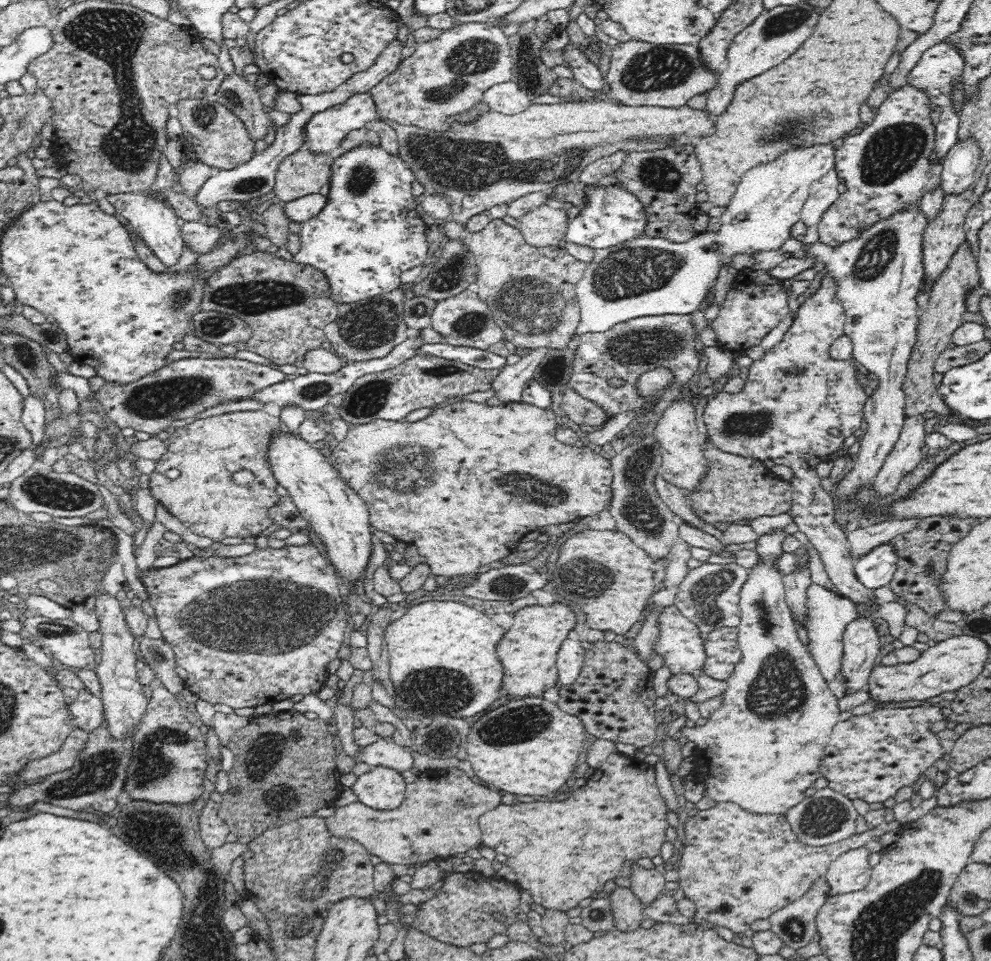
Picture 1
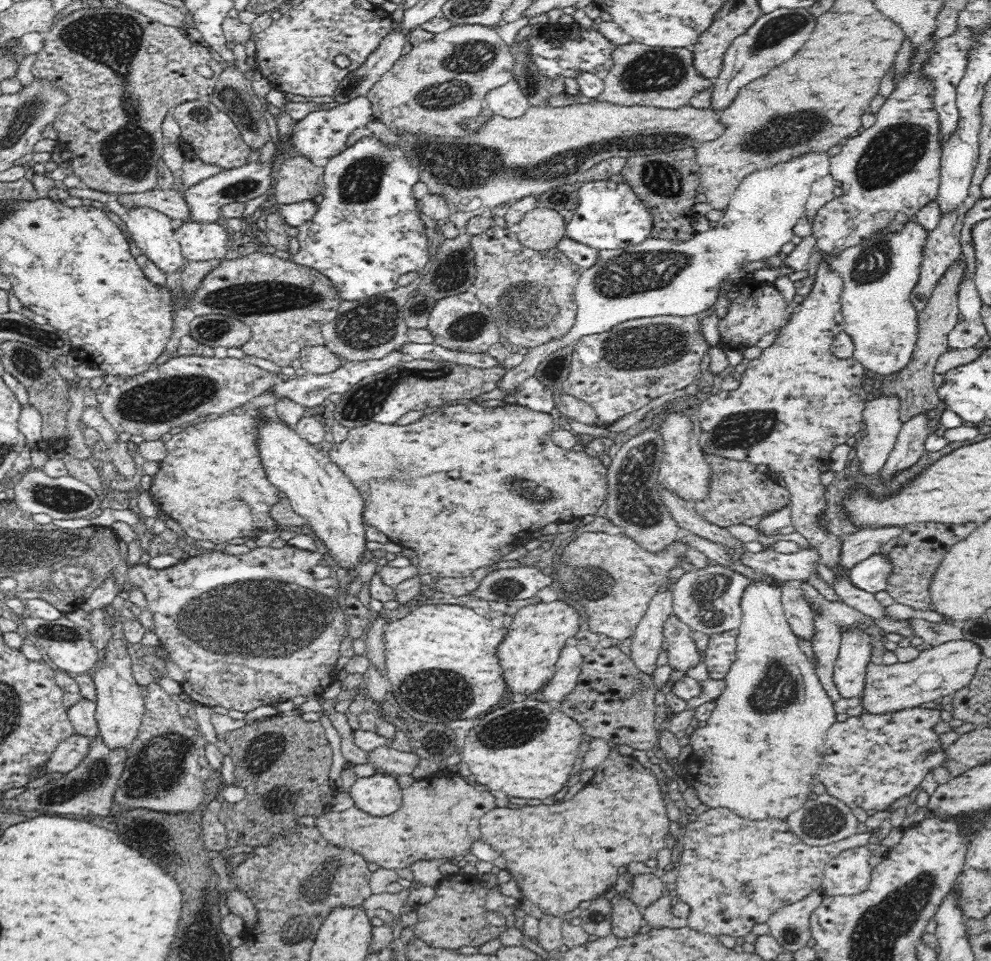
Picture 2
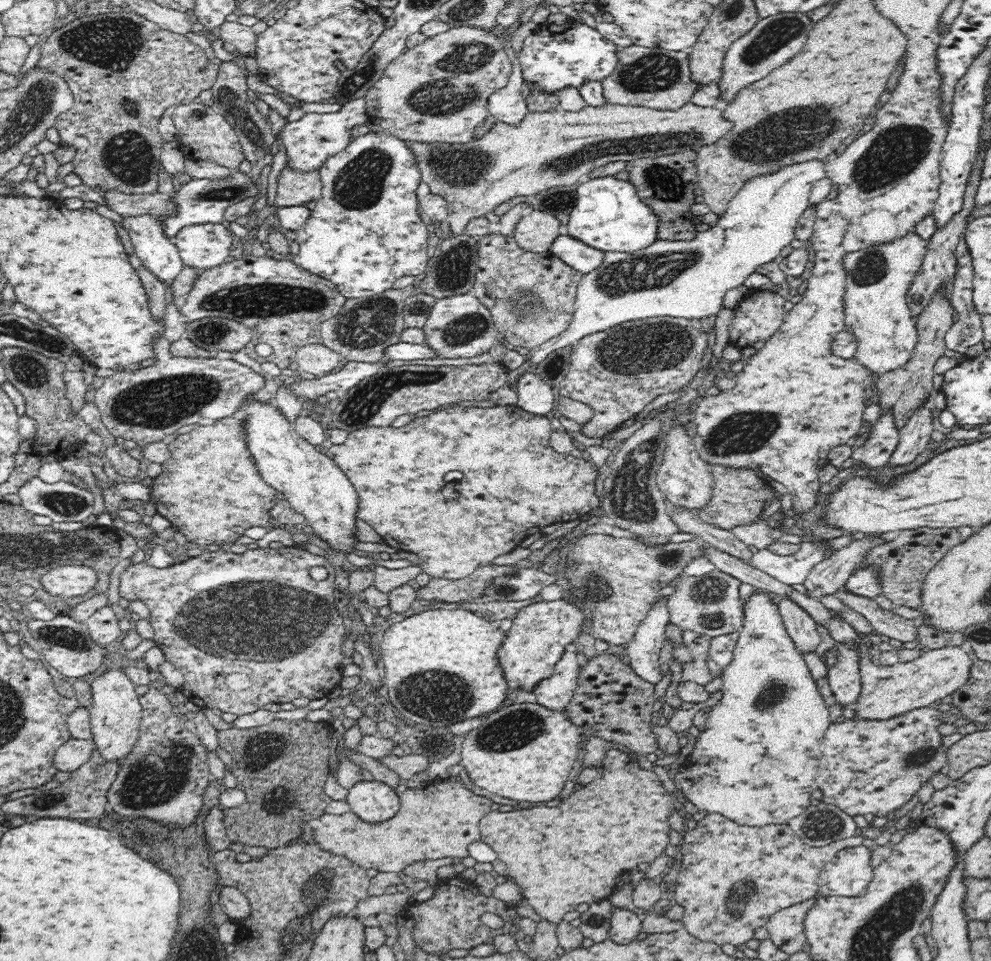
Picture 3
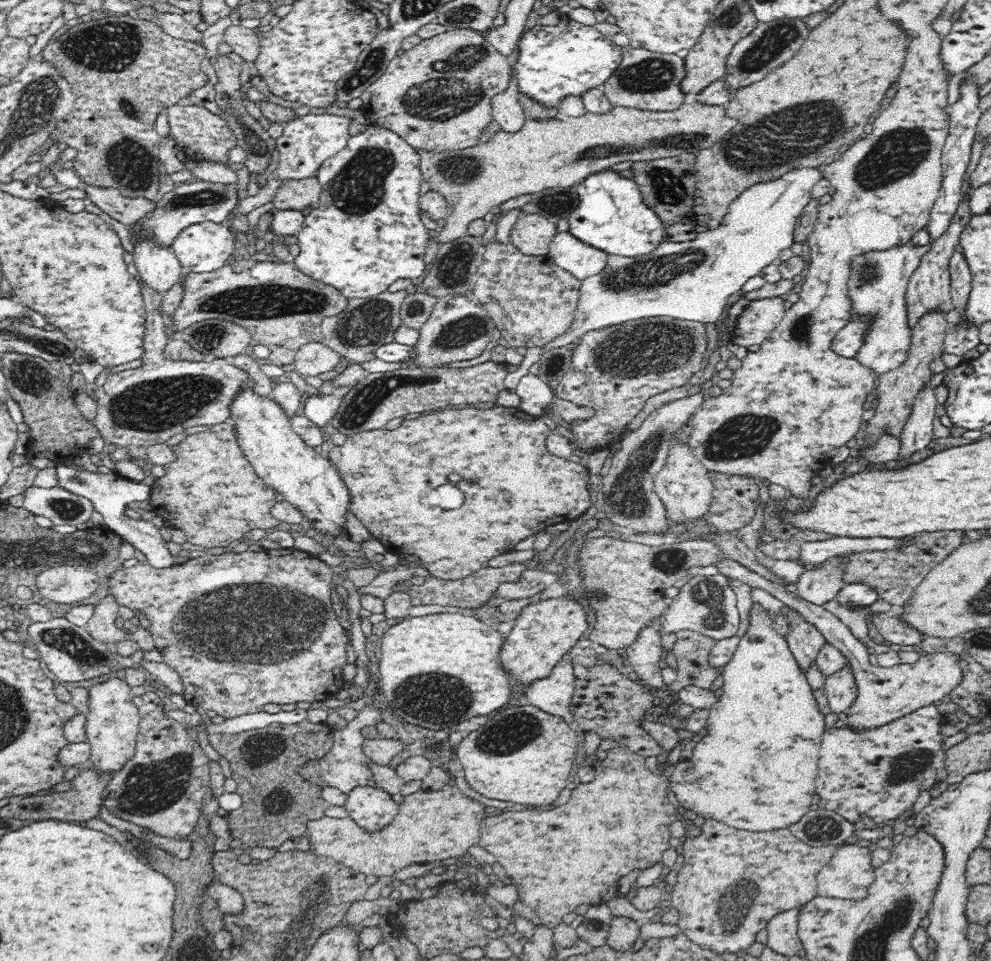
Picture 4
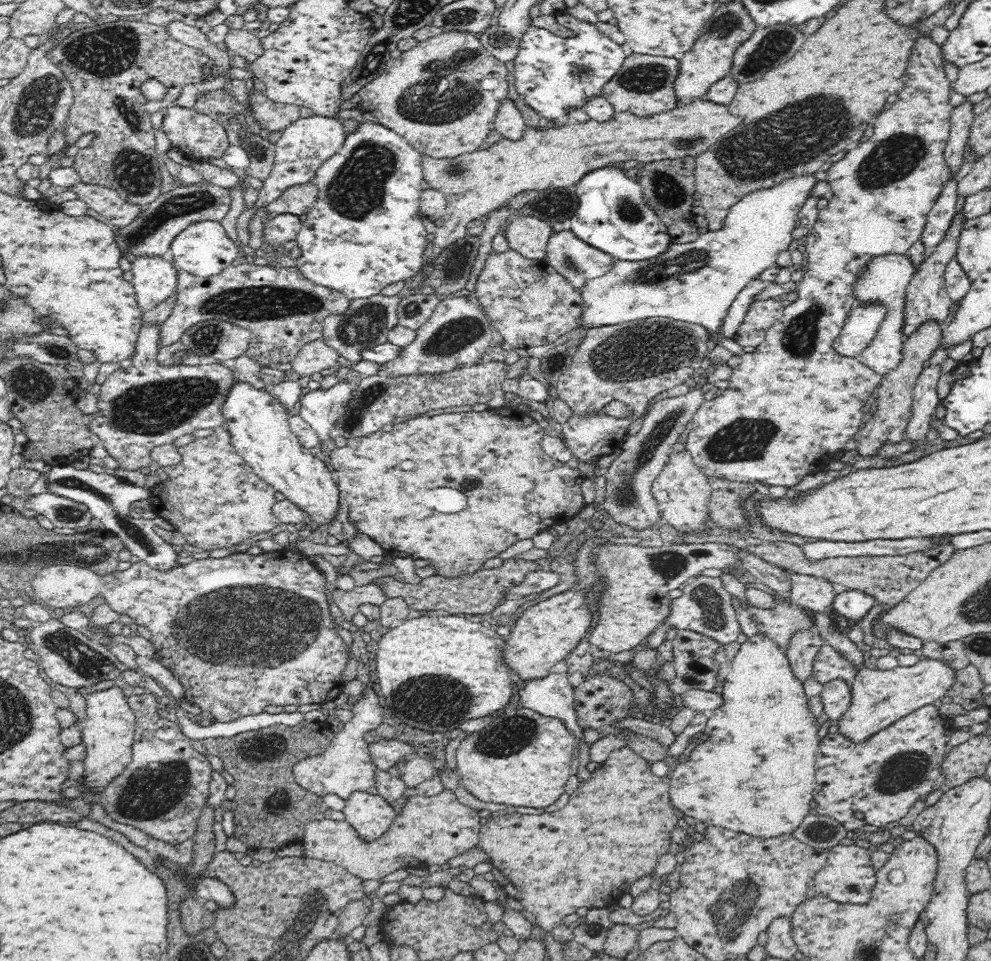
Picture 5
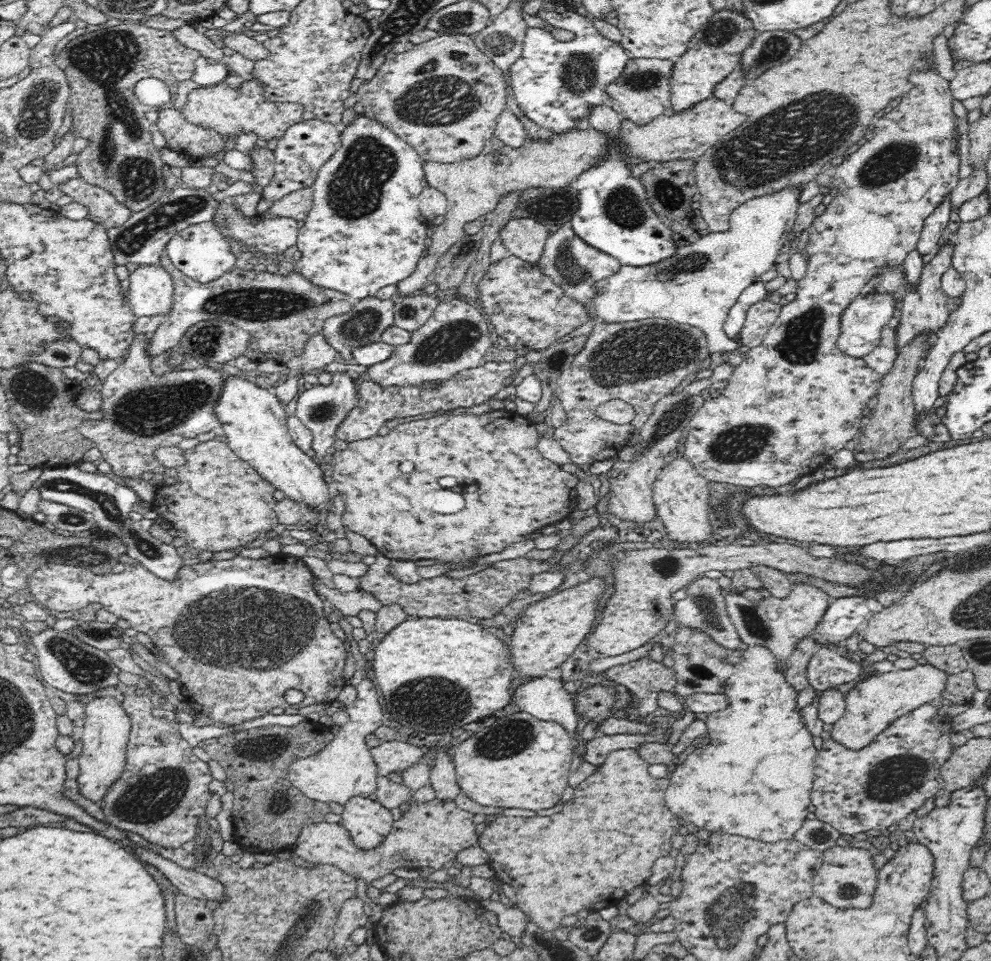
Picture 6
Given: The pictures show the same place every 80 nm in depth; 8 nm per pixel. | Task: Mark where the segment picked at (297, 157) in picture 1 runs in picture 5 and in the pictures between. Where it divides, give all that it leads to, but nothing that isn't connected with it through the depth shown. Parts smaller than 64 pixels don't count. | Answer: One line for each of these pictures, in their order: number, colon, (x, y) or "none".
2: (298, 179)
3: (294, 189)
4: (297, 195)
5: (297, 200)

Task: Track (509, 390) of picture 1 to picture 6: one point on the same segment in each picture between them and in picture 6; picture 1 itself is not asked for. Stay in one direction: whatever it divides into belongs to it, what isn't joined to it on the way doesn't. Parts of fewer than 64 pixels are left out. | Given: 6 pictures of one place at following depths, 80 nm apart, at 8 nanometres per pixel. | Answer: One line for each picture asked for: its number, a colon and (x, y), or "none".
2: (660, 277)
3: (680, 279)
4: (686, 280)
5: (695, 282)
6: (697, 286)

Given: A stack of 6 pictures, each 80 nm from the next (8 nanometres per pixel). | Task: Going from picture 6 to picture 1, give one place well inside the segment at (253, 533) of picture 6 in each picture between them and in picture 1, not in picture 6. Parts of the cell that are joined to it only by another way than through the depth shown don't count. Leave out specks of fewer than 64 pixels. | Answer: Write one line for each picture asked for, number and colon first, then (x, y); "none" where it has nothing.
1: (204, 454)
2: (212, 482)
3: (210, 489)
4: (211, 492)
5: (213, 497)

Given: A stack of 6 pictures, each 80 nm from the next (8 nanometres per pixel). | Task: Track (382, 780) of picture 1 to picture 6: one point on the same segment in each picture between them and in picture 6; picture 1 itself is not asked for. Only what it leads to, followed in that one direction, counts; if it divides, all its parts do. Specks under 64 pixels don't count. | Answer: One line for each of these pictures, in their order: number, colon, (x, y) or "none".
2: (379, 795)
3: (374, 802)
4: (371, 809)
5: (369, 815)
6: (368, 822)

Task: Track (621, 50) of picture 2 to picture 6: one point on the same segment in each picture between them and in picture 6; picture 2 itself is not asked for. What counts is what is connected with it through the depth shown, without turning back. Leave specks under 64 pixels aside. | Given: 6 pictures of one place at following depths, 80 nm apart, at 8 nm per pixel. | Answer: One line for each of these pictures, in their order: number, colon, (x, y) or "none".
3: (644, 77)
4: (650, 81)
5: (644, 87)
6: (642, 92)

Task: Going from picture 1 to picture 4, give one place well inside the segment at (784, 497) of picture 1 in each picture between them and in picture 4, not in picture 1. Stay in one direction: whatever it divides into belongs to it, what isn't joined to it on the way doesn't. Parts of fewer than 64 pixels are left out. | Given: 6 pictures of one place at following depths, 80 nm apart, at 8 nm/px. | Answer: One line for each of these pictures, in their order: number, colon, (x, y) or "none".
2: (738, 490)
3: (738, 496)
4: (734, 497)

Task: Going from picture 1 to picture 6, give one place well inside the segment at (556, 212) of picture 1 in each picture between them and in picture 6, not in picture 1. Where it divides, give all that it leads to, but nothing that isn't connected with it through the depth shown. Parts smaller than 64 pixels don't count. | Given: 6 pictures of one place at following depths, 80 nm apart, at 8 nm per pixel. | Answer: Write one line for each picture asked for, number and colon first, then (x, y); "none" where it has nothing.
2: (540, 229)
3: (535, 232)
4: (532, 233)
5: (528, 235)
6: (525, 238)

